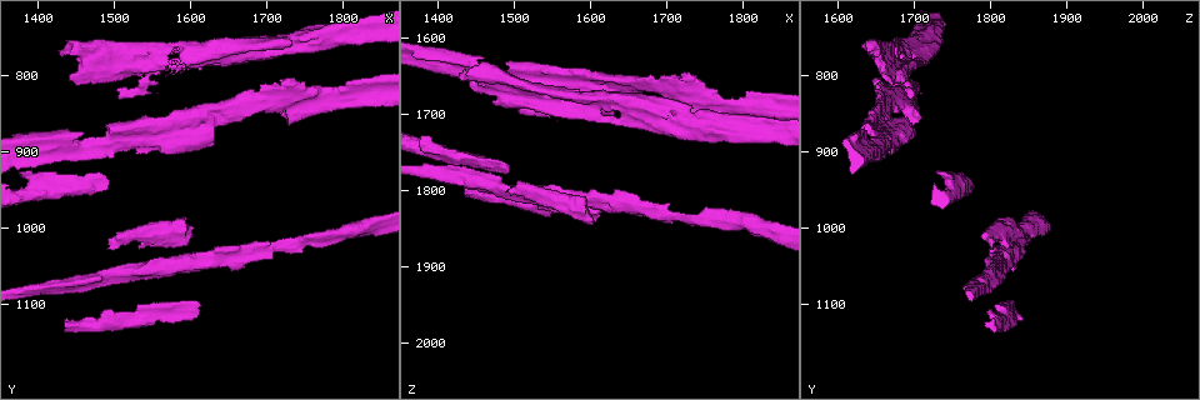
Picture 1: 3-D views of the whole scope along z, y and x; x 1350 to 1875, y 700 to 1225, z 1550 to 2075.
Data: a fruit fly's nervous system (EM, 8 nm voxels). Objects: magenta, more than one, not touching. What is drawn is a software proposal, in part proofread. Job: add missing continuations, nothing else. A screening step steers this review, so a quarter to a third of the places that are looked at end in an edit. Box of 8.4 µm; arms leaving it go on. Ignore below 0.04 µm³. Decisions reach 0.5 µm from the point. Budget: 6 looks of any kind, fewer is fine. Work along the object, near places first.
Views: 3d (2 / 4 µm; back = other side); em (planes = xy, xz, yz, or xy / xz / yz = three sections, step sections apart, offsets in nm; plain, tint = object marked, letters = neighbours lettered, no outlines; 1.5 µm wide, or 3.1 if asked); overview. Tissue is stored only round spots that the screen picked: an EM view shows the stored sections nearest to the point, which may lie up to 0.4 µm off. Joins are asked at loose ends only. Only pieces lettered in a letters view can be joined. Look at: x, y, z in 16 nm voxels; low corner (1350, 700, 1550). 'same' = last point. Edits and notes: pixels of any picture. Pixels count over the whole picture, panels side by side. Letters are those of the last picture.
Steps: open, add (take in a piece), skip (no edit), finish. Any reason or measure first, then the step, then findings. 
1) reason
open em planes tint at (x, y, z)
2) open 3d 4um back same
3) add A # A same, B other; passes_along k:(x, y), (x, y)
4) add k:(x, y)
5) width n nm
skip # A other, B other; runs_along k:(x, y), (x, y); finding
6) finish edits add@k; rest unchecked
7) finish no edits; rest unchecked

an open end
open em planes tint at (1490, 930, 1765)

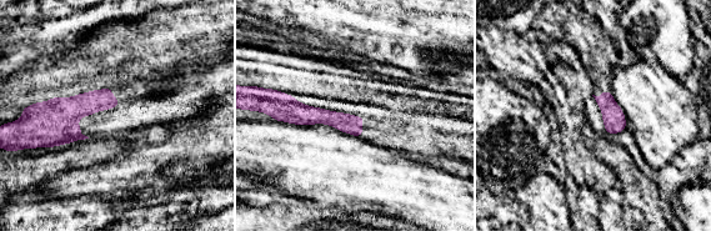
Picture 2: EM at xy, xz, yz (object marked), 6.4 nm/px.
open em planes letters same

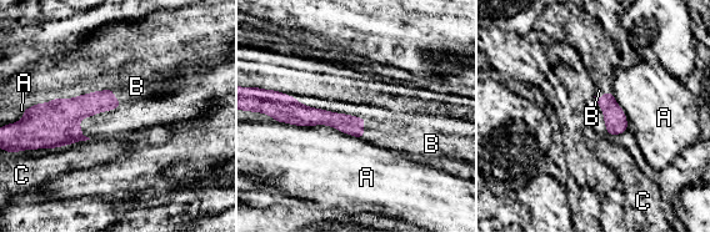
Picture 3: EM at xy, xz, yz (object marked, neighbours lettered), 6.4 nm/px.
add B # A other, B same, C other; passes_along 3:(350, 125), (363, 129), (399, 137); it goes on there

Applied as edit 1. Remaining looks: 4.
see it whole again
open overview

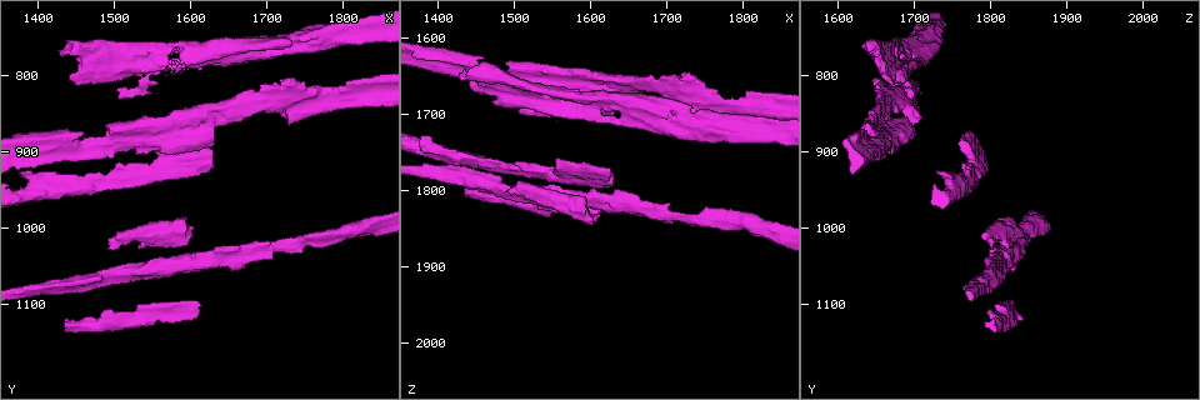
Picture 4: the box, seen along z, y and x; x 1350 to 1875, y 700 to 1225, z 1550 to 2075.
branch stops here
open em planes letters at (1530, 755, 1665)

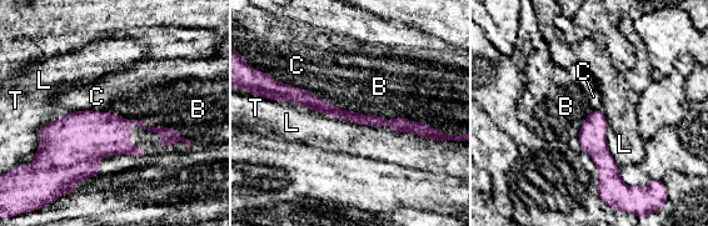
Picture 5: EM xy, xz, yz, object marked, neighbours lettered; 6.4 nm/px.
skip # B other, C other, L other, T other; runs_along 5:(277, 96), (423, 129); no lettered piece goes on from it

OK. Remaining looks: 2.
branch stops here
open 3d 2um back at (1490, 865, 1635)

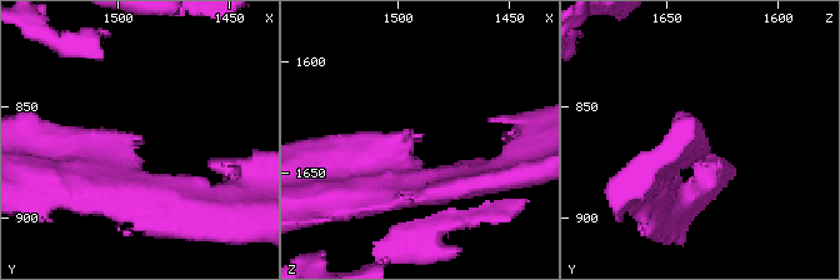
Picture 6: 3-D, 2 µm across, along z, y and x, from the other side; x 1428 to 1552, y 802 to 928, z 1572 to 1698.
open em planes letters at (1489, 868, 1632)

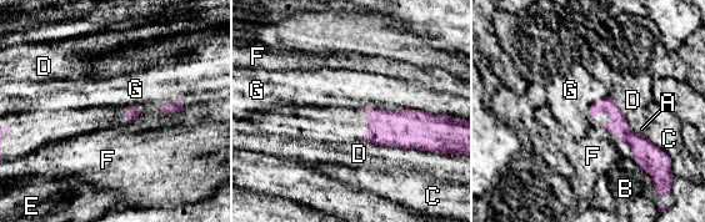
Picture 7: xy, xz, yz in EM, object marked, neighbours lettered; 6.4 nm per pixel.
skip # A other, B other, C other, D other, E other, F other, G other; runs_along 7:(598, 104), (616, 115), (646, 160); no lettered piece goes on from it

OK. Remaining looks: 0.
finish edits add@3; rest unchecked

